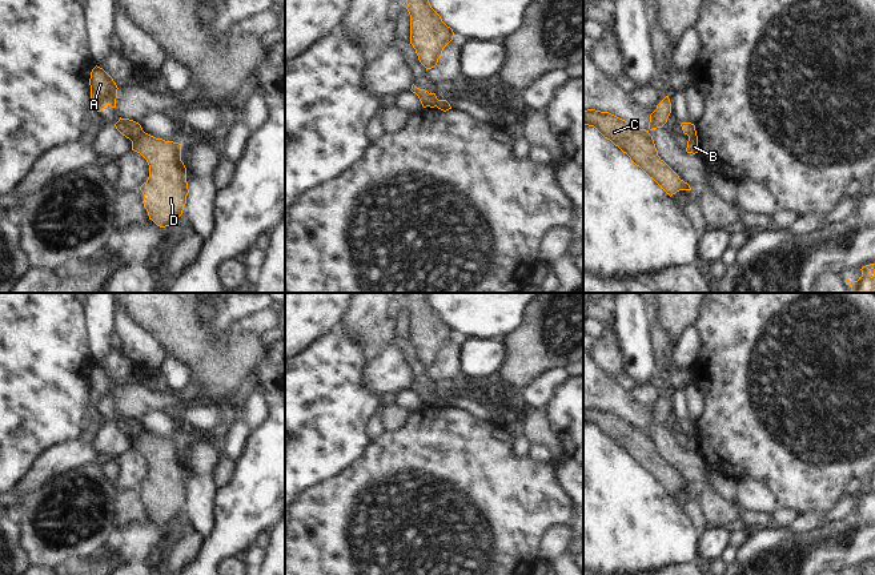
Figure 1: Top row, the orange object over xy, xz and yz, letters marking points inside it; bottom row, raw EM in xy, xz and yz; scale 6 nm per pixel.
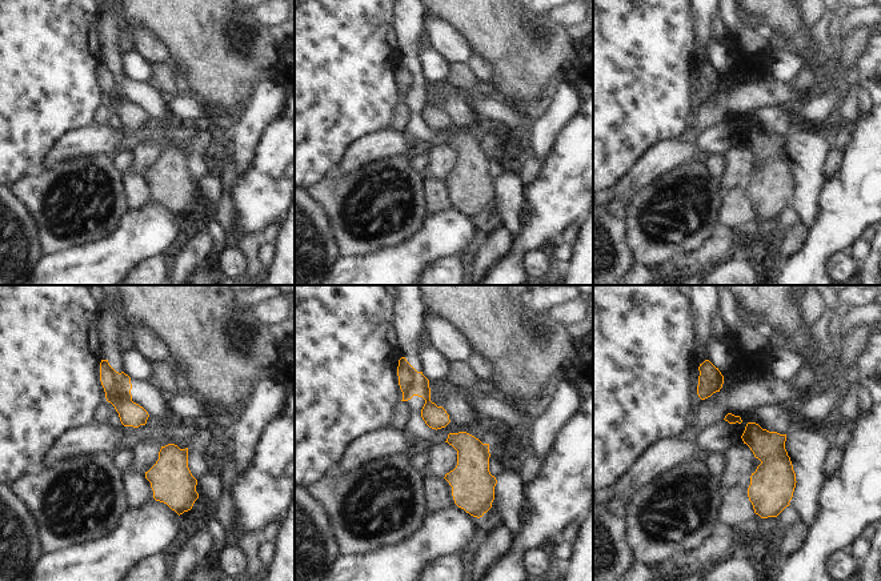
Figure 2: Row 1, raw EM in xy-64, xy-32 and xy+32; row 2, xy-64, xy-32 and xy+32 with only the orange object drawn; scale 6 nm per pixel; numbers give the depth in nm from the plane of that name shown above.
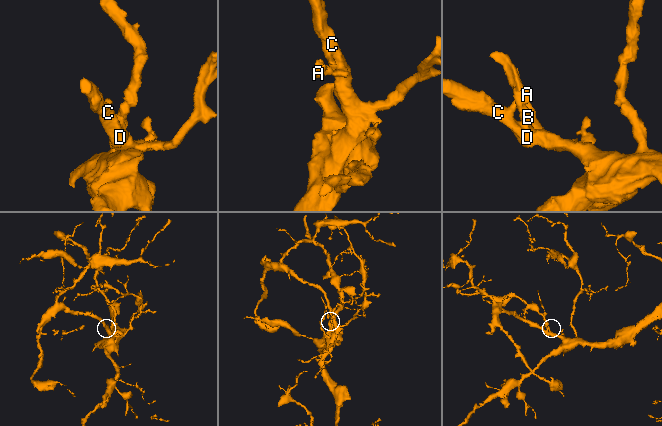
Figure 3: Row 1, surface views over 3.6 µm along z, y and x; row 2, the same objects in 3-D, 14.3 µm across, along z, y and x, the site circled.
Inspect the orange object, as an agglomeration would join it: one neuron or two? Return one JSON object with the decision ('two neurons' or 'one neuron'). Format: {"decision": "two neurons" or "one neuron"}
{"decision": "two neurons"}

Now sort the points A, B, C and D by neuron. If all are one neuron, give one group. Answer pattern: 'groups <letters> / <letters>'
groups A / B C D

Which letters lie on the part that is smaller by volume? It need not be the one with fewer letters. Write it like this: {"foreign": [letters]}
{"foreign": ["A"]}

